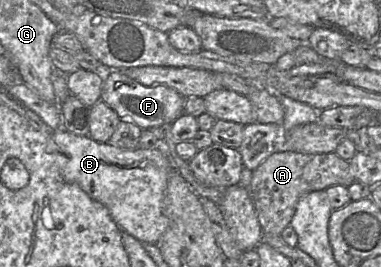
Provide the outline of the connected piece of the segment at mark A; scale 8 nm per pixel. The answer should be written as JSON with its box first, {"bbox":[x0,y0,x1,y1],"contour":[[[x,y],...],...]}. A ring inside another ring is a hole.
{"bbox":[249,150,355,235],"contour":[[[276,150],[252,172],[249,192],[254,202],[264,234],[281,235],[290,225],[299,199],[313,191],[326,190],[334,185],[348,187],[355,181],[350,163],[336,152],[303,154]]]}

